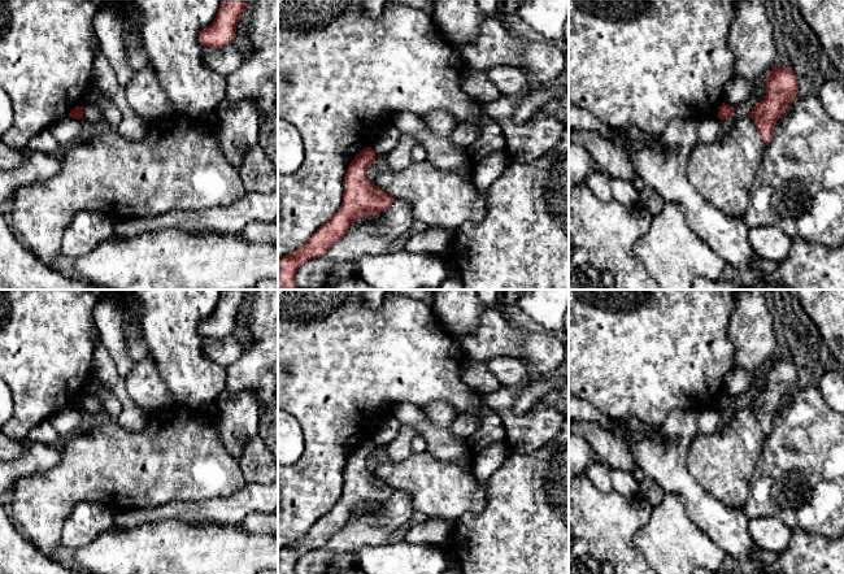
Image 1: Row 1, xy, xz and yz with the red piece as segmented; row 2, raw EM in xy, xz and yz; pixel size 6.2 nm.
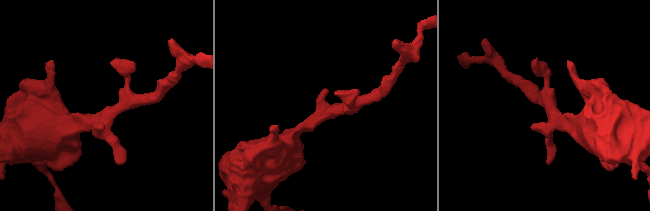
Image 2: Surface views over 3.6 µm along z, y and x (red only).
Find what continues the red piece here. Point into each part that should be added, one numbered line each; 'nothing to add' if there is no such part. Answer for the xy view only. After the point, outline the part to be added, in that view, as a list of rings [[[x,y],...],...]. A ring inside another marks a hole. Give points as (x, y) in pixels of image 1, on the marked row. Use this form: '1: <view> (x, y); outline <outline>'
nothing to add

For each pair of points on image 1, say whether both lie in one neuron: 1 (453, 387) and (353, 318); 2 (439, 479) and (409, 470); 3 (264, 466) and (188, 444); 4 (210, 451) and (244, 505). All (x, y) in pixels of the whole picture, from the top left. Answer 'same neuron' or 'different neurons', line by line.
1: same neuron
2: same neuron
3: different neurons
4: different neurons

